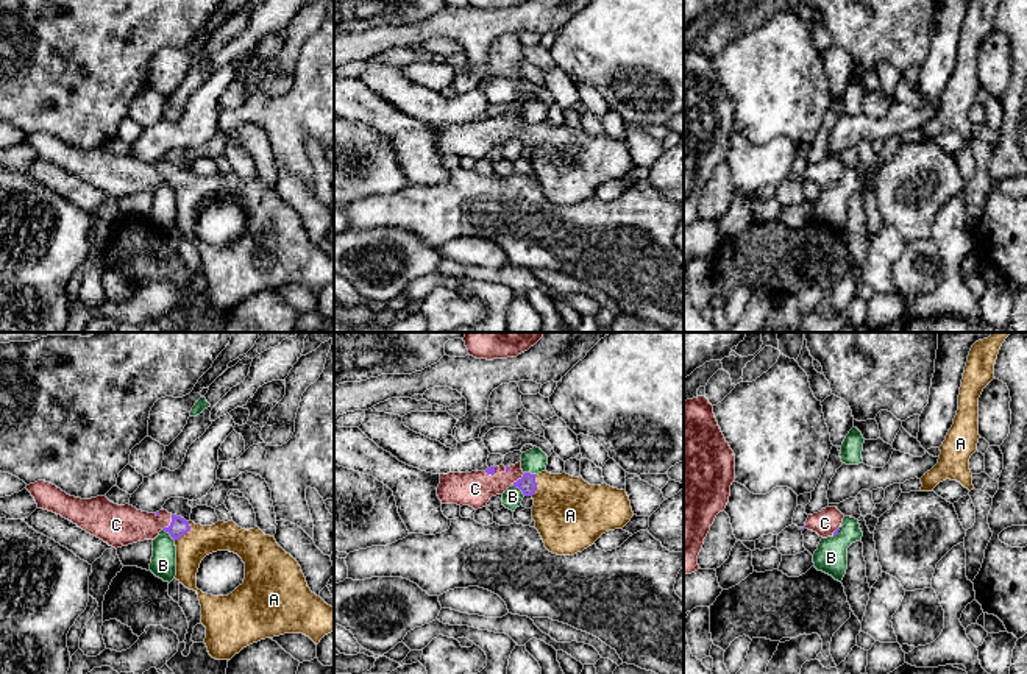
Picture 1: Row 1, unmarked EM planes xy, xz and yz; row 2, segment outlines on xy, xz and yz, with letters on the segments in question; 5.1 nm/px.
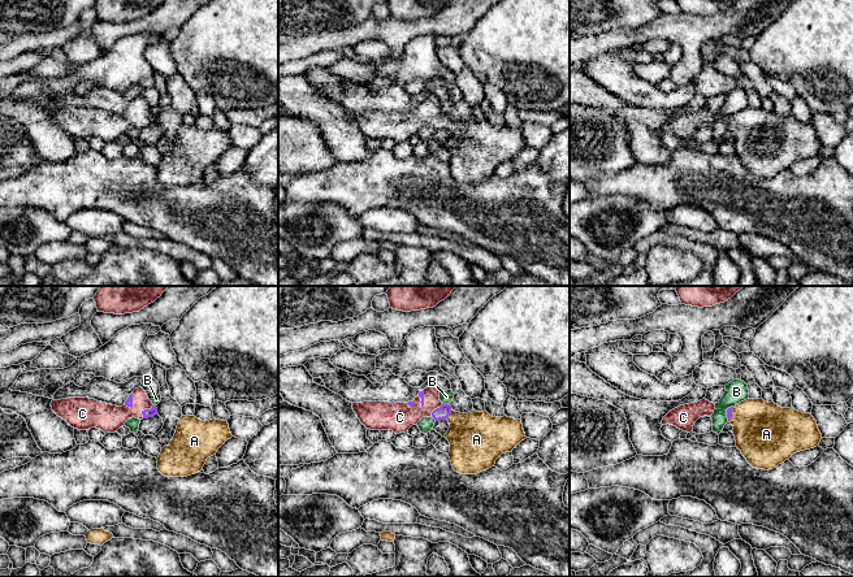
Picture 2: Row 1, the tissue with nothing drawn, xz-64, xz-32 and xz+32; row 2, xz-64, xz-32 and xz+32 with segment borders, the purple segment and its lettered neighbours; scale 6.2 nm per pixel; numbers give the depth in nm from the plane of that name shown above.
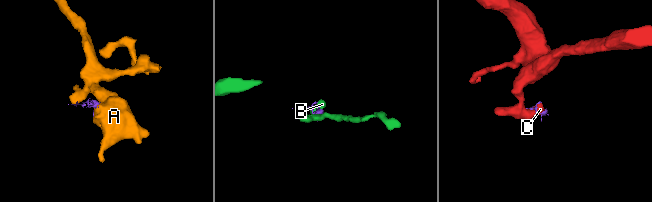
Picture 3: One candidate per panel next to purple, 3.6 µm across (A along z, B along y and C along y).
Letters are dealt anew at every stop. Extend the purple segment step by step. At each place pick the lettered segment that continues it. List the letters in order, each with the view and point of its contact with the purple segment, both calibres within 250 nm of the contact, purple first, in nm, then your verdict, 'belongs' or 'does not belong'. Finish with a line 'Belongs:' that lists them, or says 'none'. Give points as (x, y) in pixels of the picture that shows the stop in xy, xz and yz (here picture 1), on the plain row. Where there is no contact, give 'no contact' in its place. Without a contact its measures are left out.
A: contact xy (186, 183); calibres 90 and 160 nm; belongs
B: contact xz (518, 138); calibres 90 and 100 nm; does not belong
C: contact xy (170, 175); calibres 90 and 200 nm; belongs
Belongs: A, C

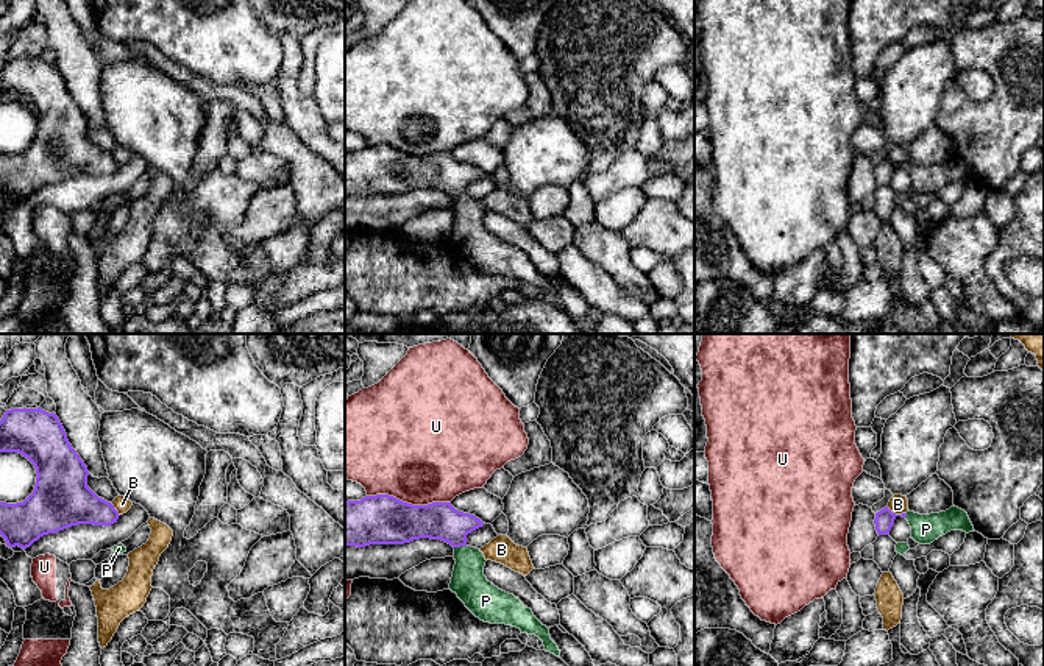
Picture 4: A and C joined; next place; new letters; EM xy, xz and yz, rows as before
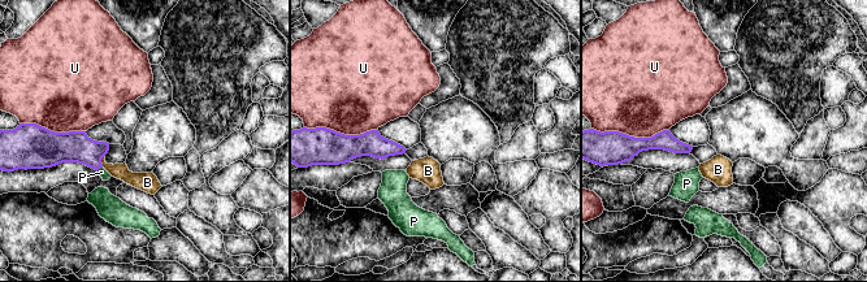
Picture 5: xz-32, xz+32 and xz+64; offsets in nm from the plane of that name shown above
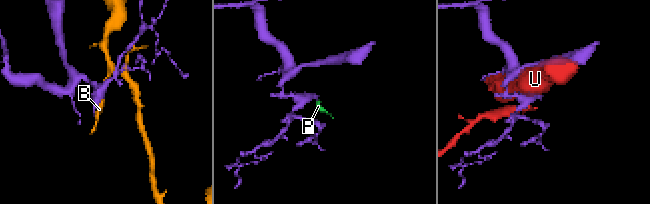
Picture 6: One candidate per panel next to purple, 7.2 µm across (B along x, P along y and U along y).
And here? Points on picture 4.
B: contact yz (894, 164); calibres 100 and 100 nm; does not belong
P: contact xz (459, 197); calibres 190 and 180 nm; belongs
U: contact xz (409, 155); calibres 260 and 480 nm; does not belong
Belongs: P

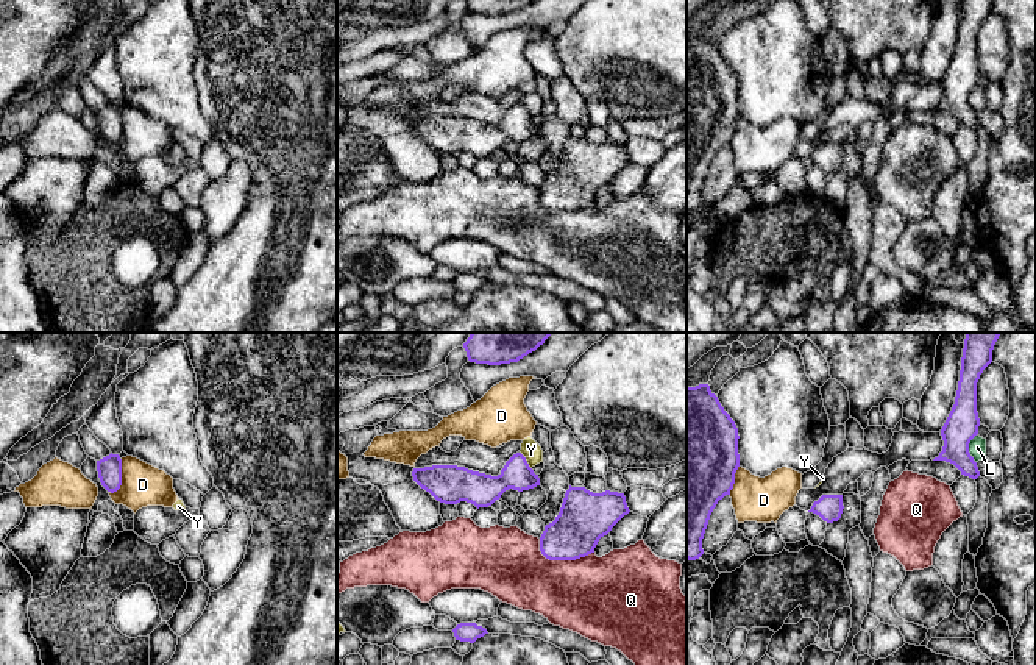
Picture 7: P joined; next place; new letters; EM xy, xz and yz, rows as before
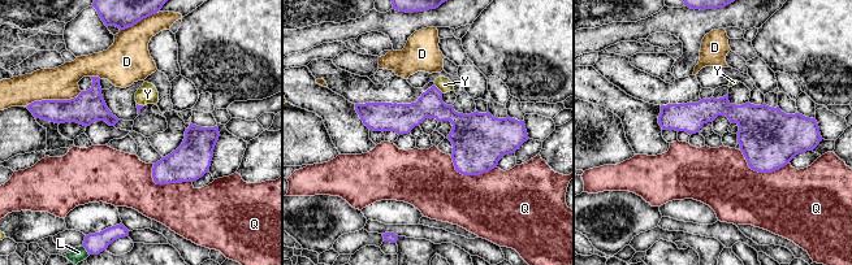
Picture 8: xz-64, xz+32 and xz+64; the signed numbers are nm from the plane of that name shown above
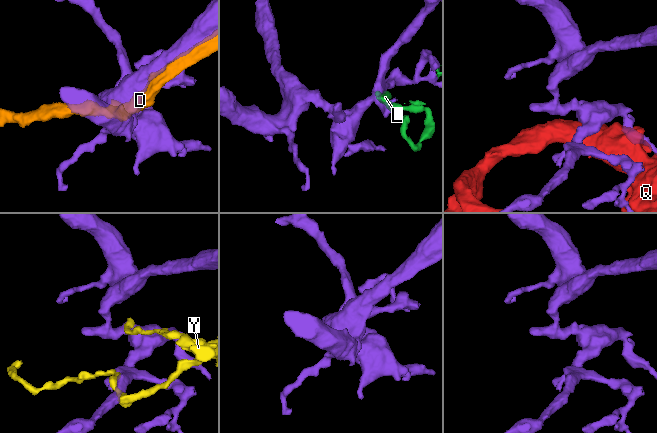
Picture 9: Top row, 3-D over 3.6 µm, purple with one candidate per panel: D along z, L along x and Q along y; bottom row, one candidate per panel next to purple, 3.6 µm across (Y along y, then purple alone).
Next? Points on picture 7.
D: contact xy (120, 128); calibres 130 and 220 nm; does not belong
L: contact yz (968, 99); calibres 170 and 90 nm; does not belong
Q: contact xz (560, 209); calibres 260 and 400 nm; does not belong
Y: contact xz (526, 111); calibres 150 and 100 nm; does not belong
Belongs: none

